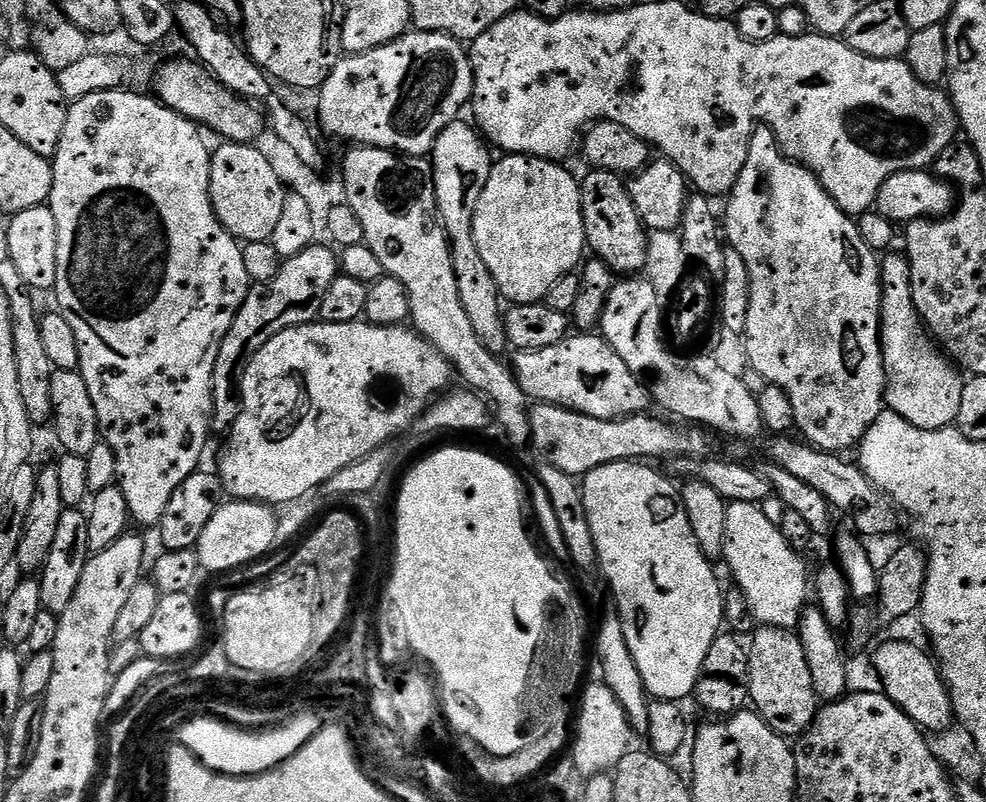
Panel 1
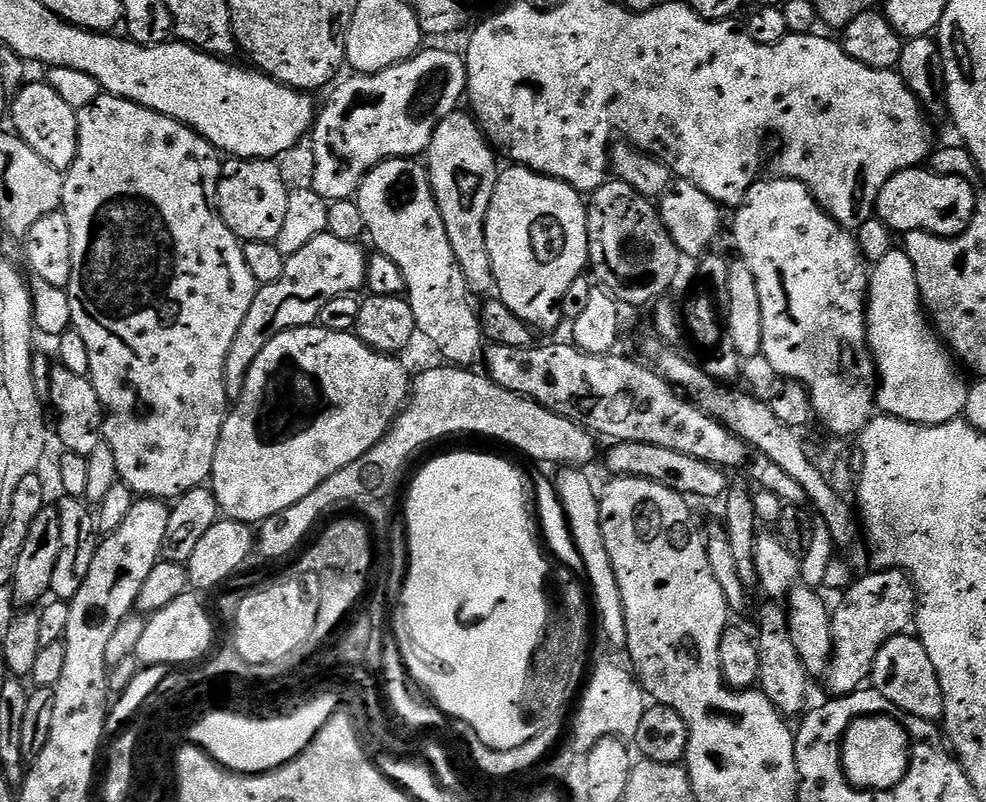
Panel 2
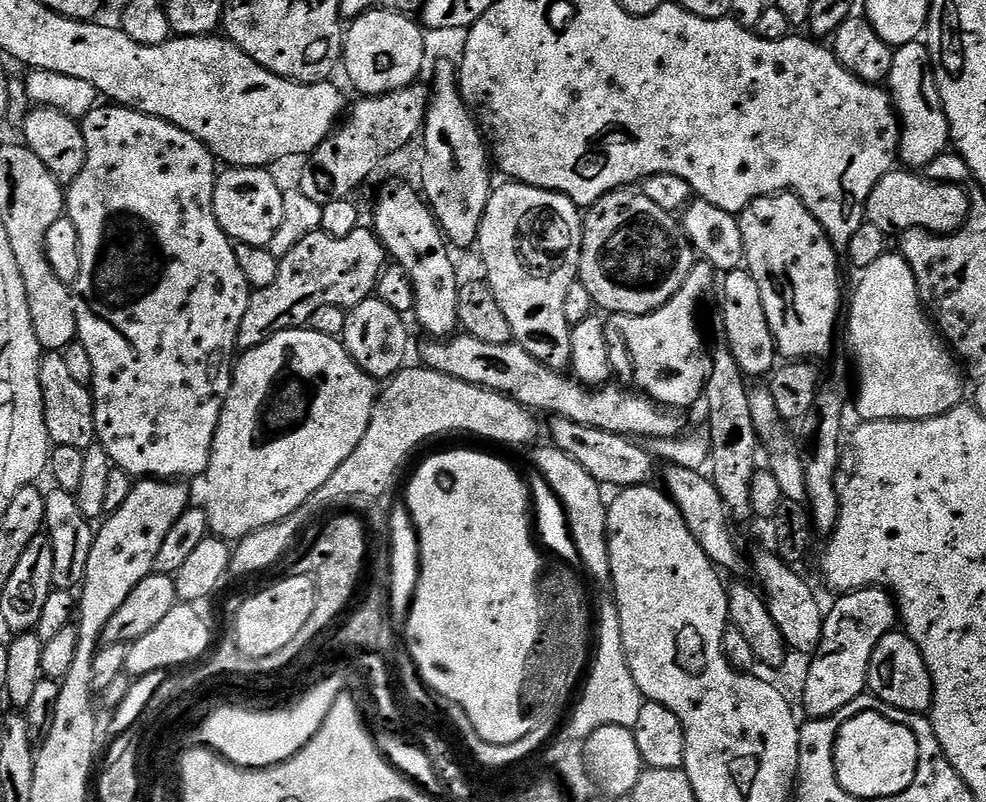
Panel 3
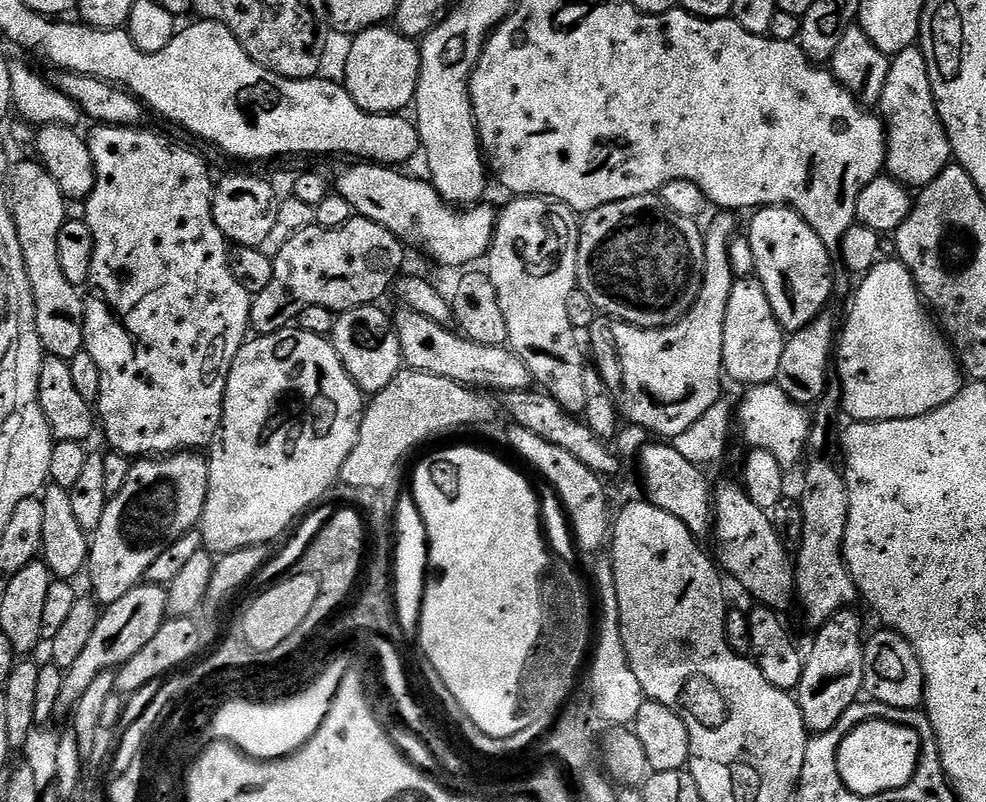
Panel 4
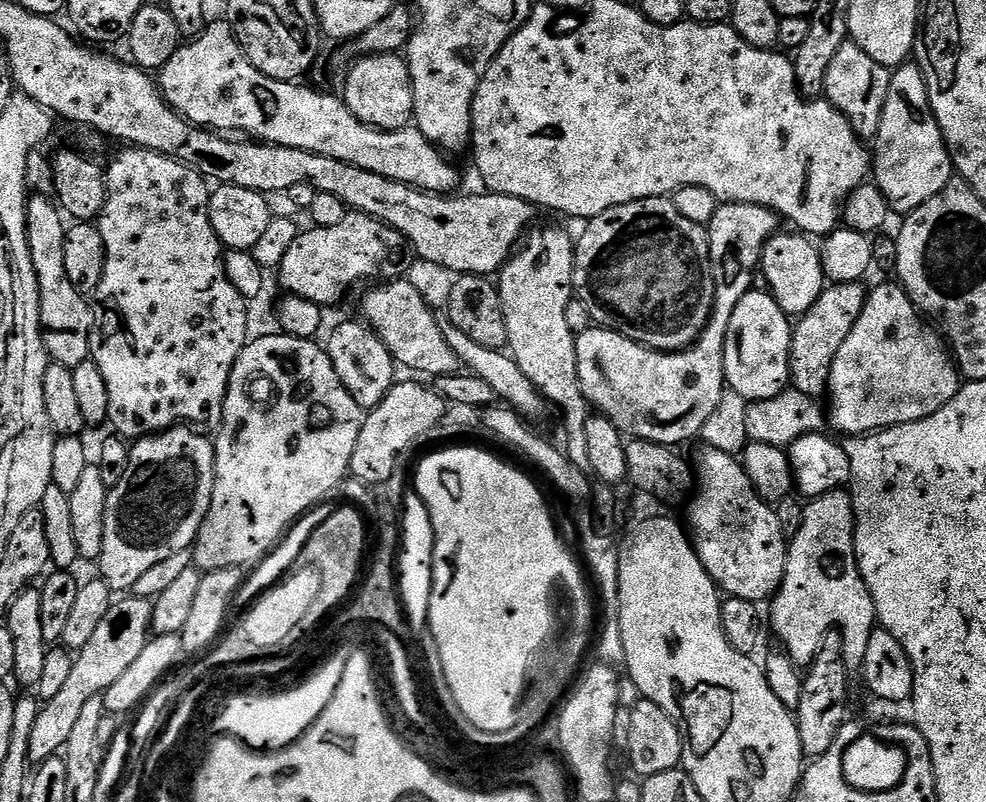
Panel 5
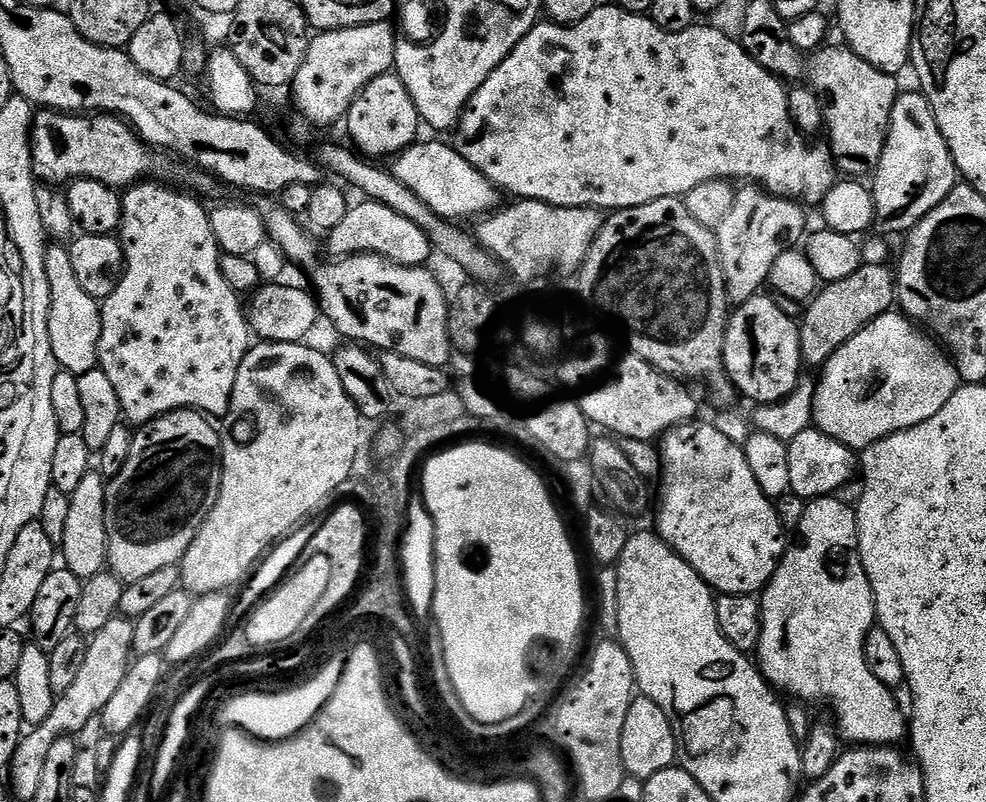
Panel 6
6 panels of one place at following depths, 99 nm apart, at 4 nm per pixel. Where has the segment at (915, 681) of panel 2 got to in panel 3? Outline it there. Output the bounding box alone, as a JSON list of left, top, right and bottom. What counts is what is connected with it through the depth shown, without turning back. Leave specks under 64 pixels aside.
[867,630,932,714]

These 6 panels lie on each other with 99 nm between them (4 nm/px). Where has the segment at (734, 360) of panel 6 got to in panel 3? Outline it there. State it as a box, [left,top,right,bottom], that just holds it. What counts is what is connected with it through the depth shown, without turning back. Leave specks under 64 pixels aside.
[722,266,778,378]

